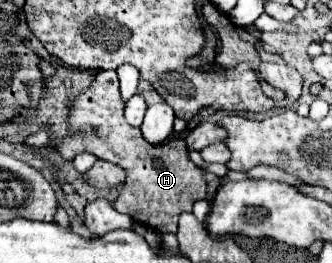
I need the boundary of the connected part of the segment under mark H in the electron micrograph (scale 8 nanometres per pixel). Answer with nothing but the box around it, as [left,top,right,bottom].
[51,70,205,232]

